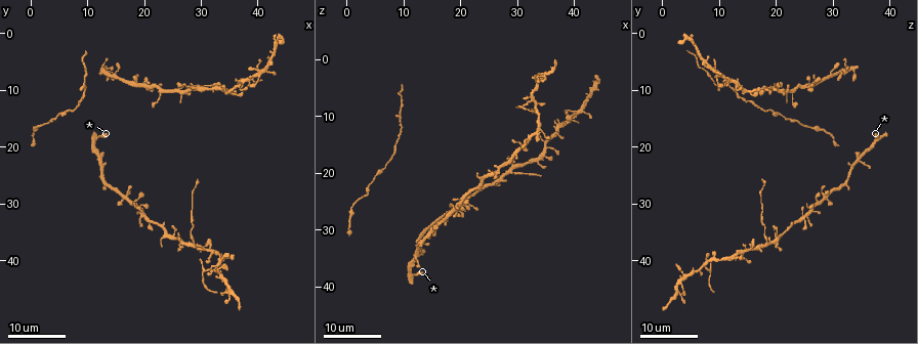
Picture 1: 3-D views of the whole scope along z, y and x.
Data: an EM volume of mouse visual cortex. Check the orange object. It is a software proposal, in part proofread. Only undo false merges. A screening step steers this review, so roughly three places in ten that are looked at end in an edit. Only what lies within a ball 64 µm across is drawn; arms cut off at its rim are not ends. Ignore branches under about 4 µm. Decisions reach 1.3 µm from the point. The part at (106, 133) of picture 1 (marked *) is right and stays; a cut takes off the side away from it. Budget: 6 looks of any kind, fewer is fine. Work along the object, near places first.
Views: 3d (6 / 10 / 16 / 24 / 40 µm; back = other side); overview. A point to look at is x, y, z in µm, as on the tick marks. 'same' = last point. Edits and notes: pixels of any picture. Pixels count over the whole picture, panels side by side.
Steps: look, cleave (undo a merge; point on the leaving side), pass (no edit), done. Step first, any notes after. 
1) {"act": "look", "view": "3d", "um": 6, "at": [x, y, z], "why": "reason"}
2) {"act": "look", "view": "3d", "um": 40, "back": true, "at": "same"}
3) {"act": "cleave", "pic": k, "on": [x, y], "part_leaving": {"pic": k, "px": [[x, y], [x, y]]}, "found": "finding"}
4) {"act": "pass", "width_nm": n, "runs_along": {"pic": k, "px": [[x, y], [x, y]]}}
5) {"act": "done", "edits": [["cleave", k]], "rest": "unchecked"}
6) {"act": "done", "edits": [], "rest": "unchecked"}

{"act": "look", "view": "3d", "um": 24, "at": [32.5, 41.0, 7.5], "why": "thin arm on a thick one"}

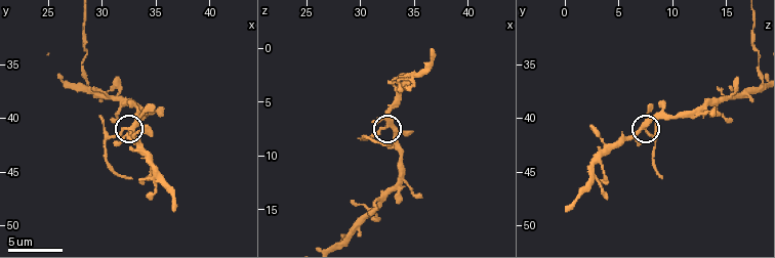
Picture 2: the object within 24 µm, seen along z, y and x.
{"act": "look", "view": "3d", "um": 6, "at": [32.4, 41.0, 7.2]}

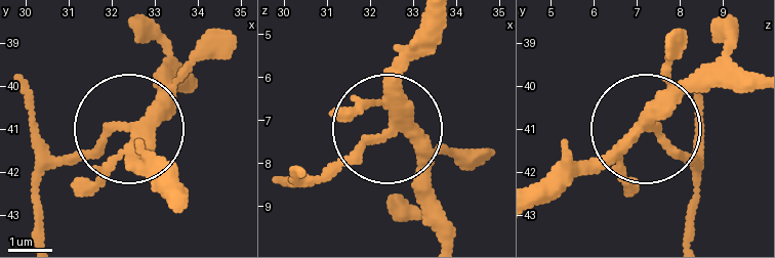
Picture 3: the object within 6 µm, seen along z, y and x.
{"act": "cleave", "pic": 3, "on": [70, 157], "arms": 4, "part_leaving": {"pic": 3, "px": [[119, 125], [45, 176], [34, 199], [45, 231]]}, "found": "two neurons meet here"}

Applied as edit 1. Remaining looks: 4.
{"act": "look", "view": "overview"}

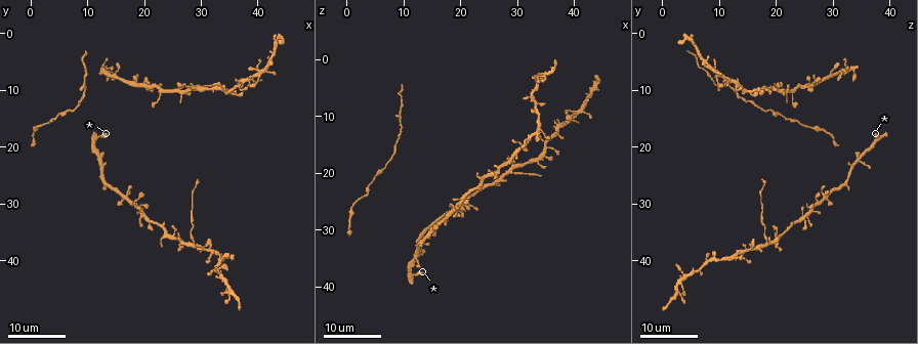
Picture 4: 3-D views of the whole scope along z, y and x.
{"act": "look", "view": "3d", "um": 24, "at": [35.0, 45.5, 2.5], "why": "four arms meet"}

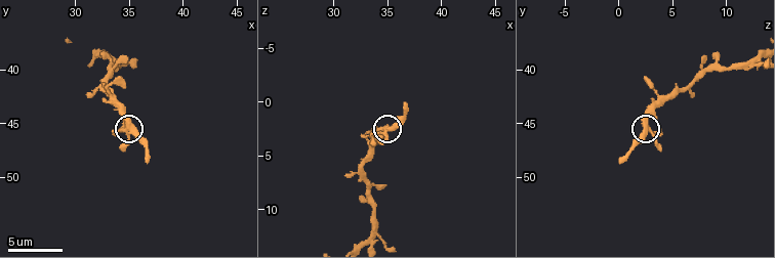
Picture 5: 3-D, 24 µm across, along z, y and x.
{"act": "look", "view": "3d", "um": 10, "at": [35.0, 45.6, 3.0], "why": "closer look"}

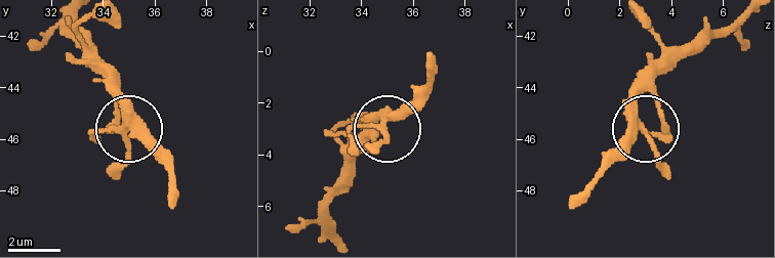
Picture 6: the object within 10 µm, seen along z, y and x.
{"act": "pass", "width_nm": 320, "found": "one neuron here"}

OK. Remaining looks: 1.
{"act": "done", "edits": [["cleave", 3]], "rest": "unchecked"}

